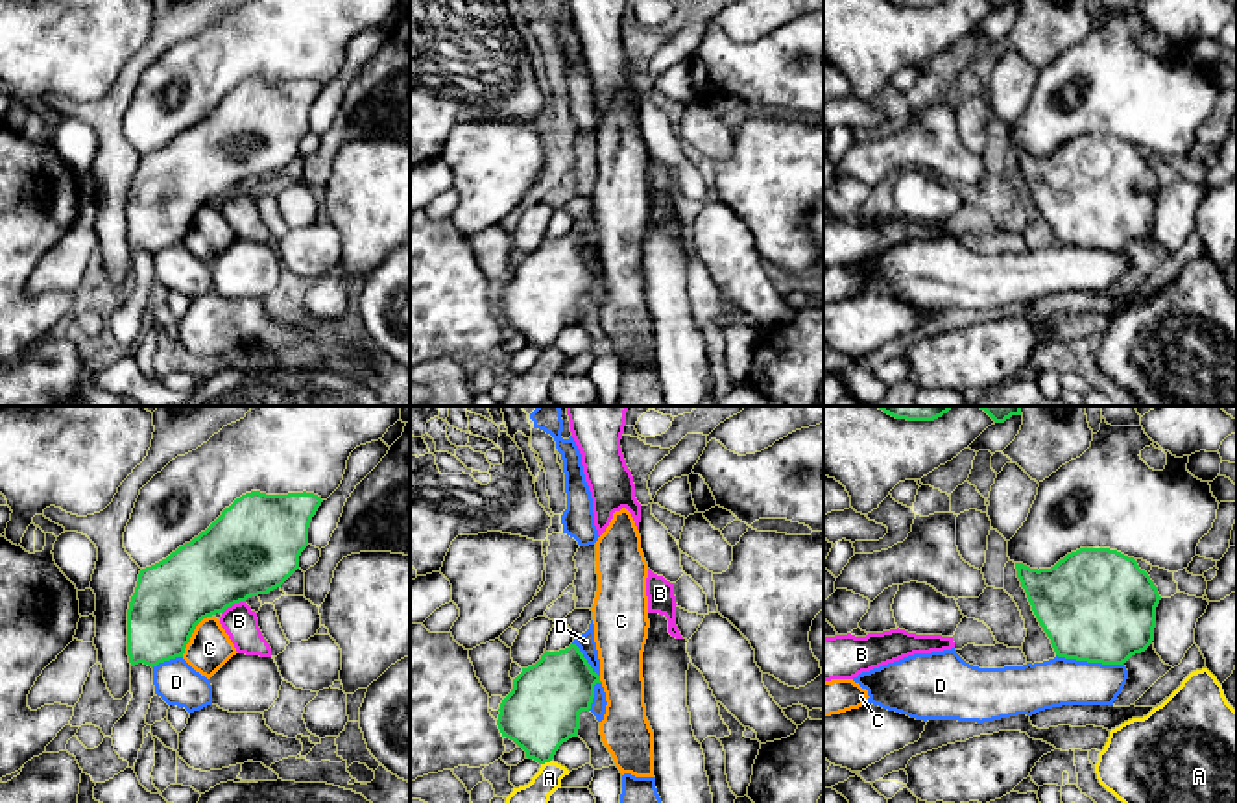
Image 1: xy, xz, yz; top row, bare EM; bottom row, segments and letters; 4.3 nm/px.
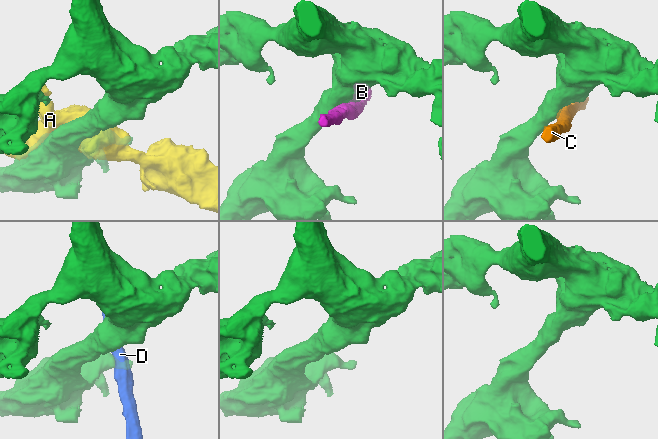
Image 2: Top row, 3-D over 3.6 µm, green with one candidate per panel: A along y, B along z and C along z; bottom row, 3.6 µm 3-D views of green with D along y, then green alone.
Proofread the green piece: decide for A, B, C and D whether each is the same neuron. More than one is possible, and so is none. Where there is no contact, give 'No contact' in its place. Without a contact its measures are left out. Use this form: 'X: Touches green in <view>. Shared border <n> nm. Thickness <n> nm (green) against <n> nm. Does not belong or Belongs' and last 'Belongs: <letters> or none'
A: Touches green in xz. Shared border 50 nm. Thickness 320 nm (green) against 110 nm. Does not belong
B: Touches green in xy. Shared border 120 nm. Thickness 400 nm (green) against 150 nm. Belongs
C: Touches green in xy. Shared border 220 nm. Thickness 340 nm (green) against 190 nm. Does not belong
D: Touches green in yz. Shared border 300 nm. Thickness 500 nm (green) against 220 nm. Does not belong
Belongs: B

